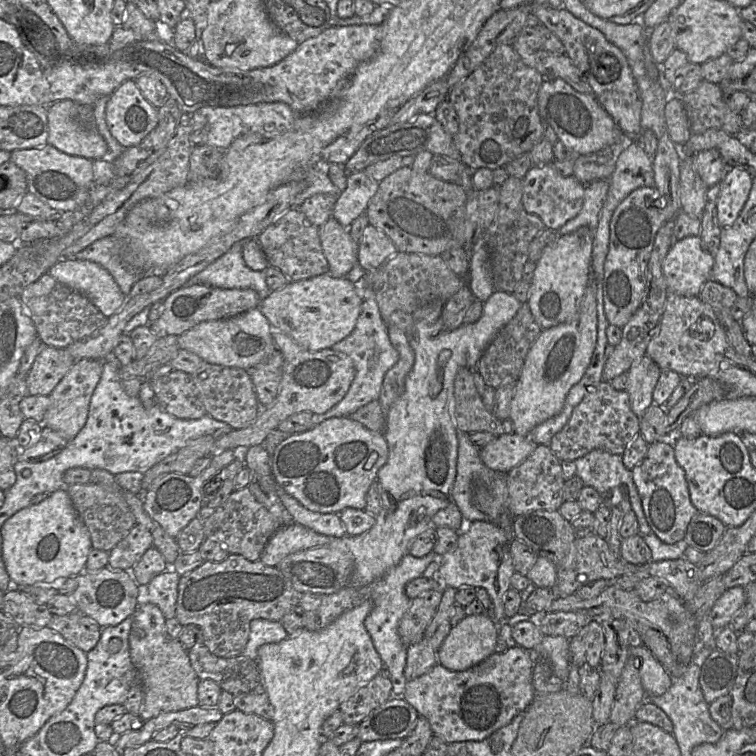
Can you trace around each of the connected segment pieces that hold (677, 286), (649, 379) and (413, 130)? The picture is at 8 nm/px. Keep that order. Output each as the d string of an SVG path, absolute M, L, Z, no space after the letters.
M690 235L674 240L663 259L661 268L668 291L686 297L694 297L699 296L702 286L710 279L713 265L714 259L705 249L701 238L697 235Z
M643 355L634 361L627 370L625 391L629 397L629 405L635 415L641 417L652 404L652 392L658 381L660 369L648 356Z
M416 115L407 122L373 130L342 165L346 171L362 171L369 164L394 156L416 155L426 149L427 135L415 126Z

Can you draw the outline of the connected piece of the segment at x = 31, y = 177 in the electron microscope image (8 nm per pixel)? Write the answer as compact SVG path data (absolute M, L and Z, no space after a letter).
M51 145L16 150L10 153L10 162L23 170L27 179L27 192L36 196L59 214L72 214L88 203L93 185L92 160L65 154Z

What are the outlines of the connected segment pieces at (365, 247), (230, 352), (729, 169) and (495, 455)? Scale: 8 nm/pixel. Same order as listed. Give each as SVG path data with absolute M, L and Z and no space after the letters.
M368 224L360 238L357 250L357 263L366 271L374 271L394 254L397 248L381 230Z
M259 307L252 308L233 317L201 322L178 336L178 343L180 349L186 349L195 353L205 362L227 367L242 368L247 371L268 359L277 349L271 336L271 325Z
M726 165L721 179L716 201L716 214L719 226L730 226L736 220L745 204L752 187L753 177L743 167Z
M504 433L482 447L480 459L489 469L507 474L521 464L536 448L529 436Z

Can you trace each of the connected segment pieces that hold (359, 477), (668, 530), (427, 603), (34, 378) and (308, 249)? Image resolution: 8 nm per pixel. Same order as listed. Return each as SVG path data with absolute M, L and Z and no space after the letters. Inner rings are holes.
M334 417L308 431L290 435L280 442L272 452L271 469L277 484L306 509L318 513L338 514L345 508L364 510L367 491L387 459L388 445L383 432L370 431L350 417ZM372 452L376 452L378 458L371 469L365 470L364 464Z
M664 441L650 444L645 458L631 471L651 533L666 544L682 541L687 525L698 510L691 502L685 474L676 462L673 446Z
M430 589L411 599L408 610L399 622L398 631L406 645L422 639L441 601L441 593Z
M43 346L26 375L28 394L48 396L74 362L66 348Z
M292 207L281 214L257 237L257 241L267 259L268 266L279 269L291 281L309 279L329 271L318 227L313 225L298 207Z

